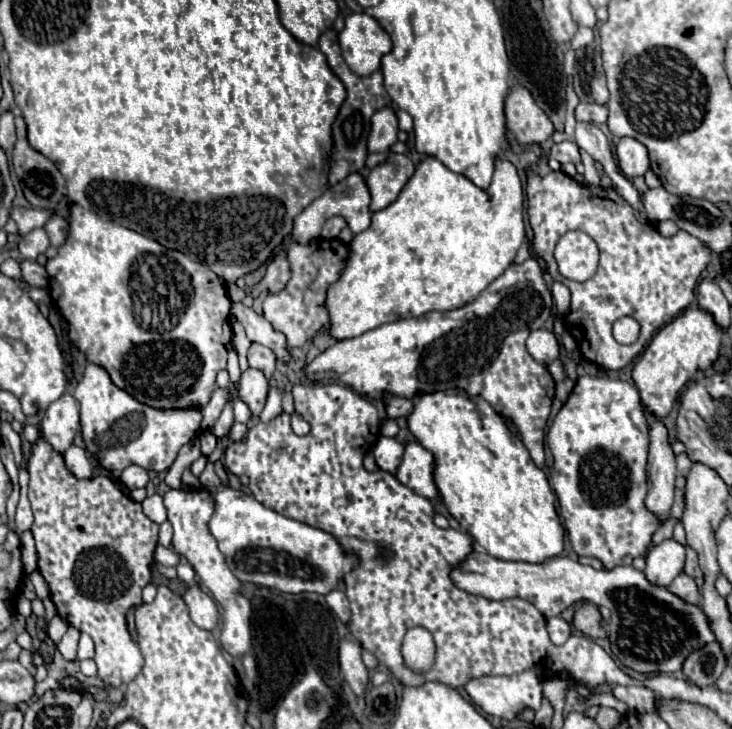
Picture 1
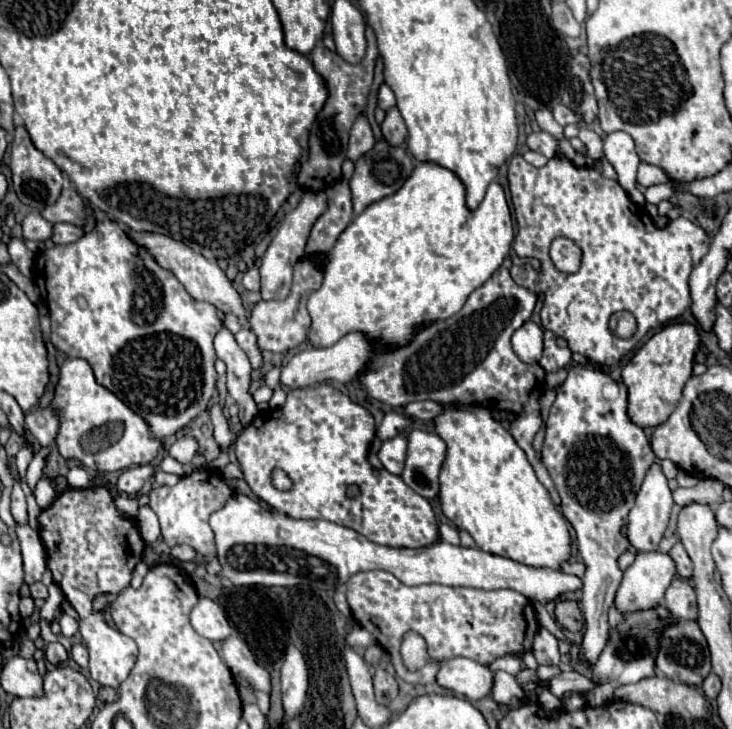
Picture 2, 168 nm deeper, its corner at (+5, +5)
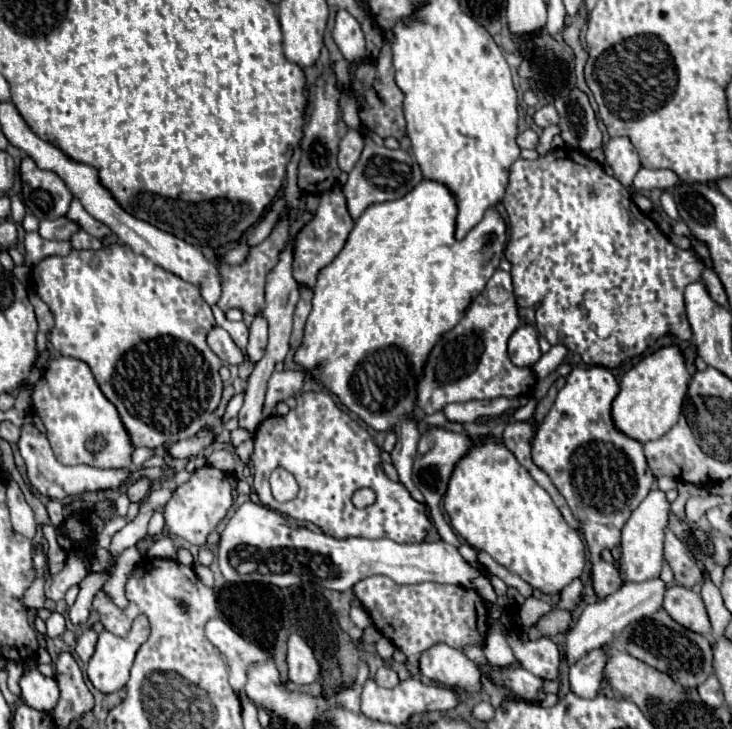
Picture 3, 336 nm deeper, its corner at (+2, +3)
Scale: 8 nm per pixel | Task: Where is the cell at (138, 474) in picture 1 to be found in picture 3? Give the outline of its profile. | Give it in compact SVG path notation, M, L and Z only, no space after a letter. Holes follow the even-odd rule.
M142 477L142 479L138 479L138 481L134 481L134 483L128 485L126 495L128 495L128 499L130 499L132 503L140 503L140 501L144 501L144 499L148 497L148 487L150 487L148 479Z

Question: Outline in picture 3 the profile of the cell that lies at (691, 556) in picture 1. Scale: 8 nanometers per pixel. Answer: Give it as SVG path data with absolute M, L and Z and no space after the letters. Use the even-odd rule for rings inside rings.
M666 529L664 559L668 561L668 565L670 565L672 573L674 573L676 583L694 587L696 583L700 583L704 579L702 565L692 555L688 555L686 547L682 545L682 541L670 529Z

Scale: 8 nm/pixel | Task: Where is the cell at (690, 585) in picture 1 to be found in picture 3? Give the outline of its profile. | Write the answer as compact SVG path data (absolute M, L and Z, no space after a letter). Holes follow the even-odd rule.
M674 585L666 591L662 607L682 627L686 627L694 633L702 633L702 635L710 633L708 613L706 613L706 607L696 591L686 589L682 585Z

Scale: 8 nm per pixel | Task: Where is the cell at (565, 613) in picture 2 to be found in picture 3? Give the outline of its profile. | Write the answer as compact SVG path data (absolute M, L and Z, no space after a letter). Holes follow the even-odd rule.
M554 609L554 611L540 617L540 621L534 625L534 631L544 637L554 637L558 633L566 633L570 629L570 623L572 623L570 611Z

